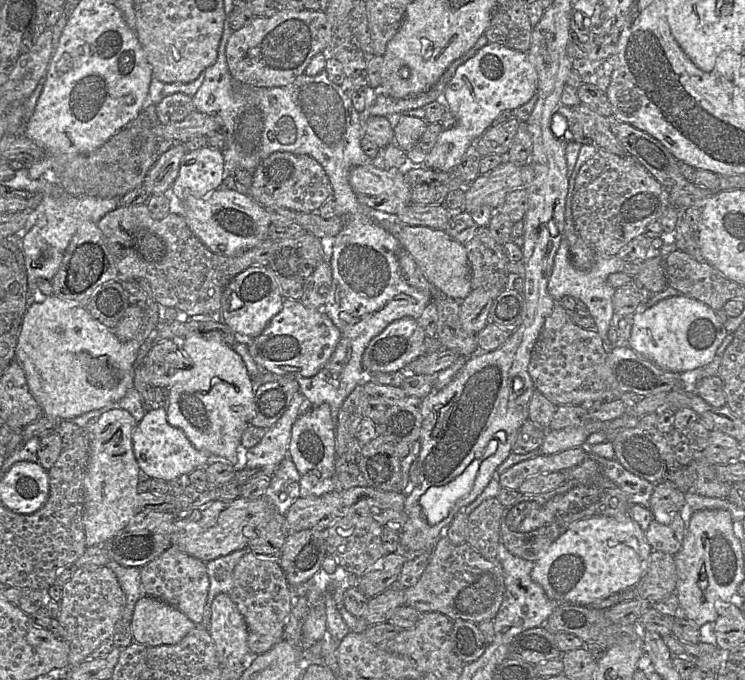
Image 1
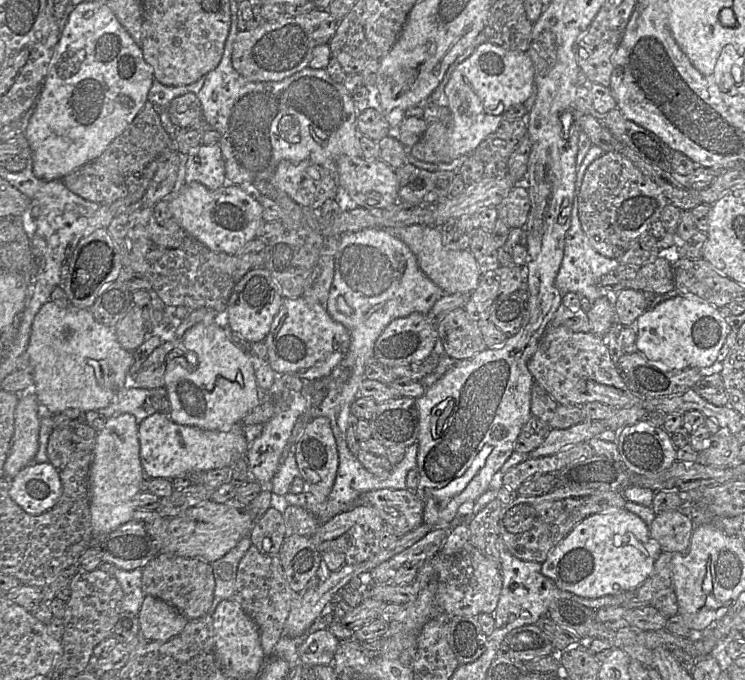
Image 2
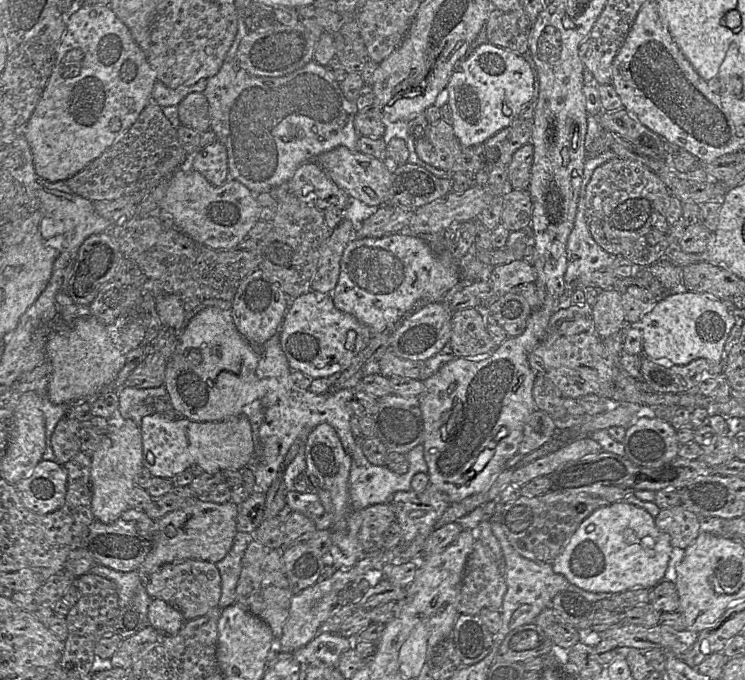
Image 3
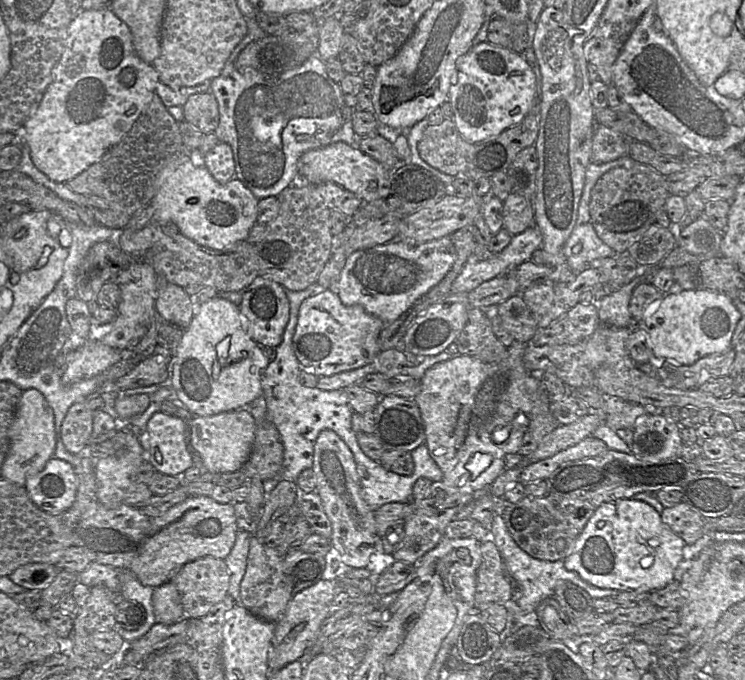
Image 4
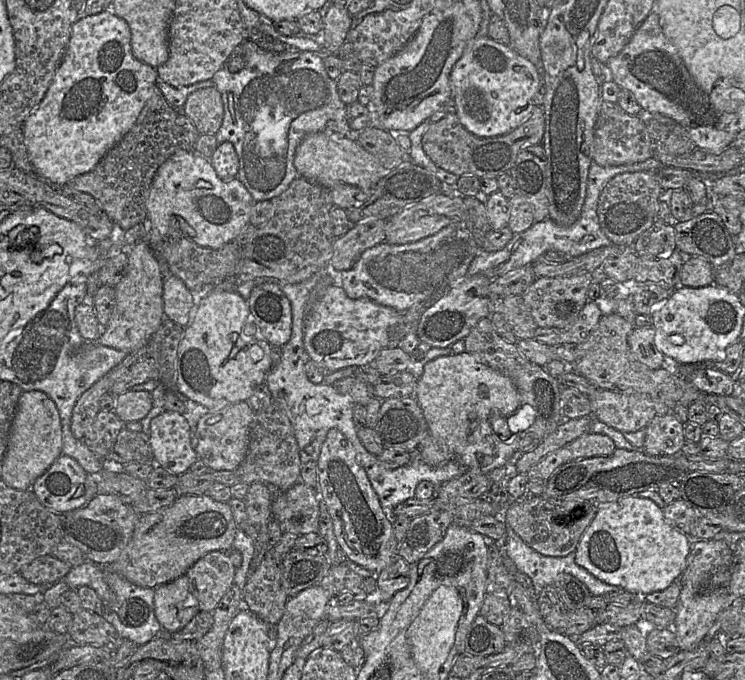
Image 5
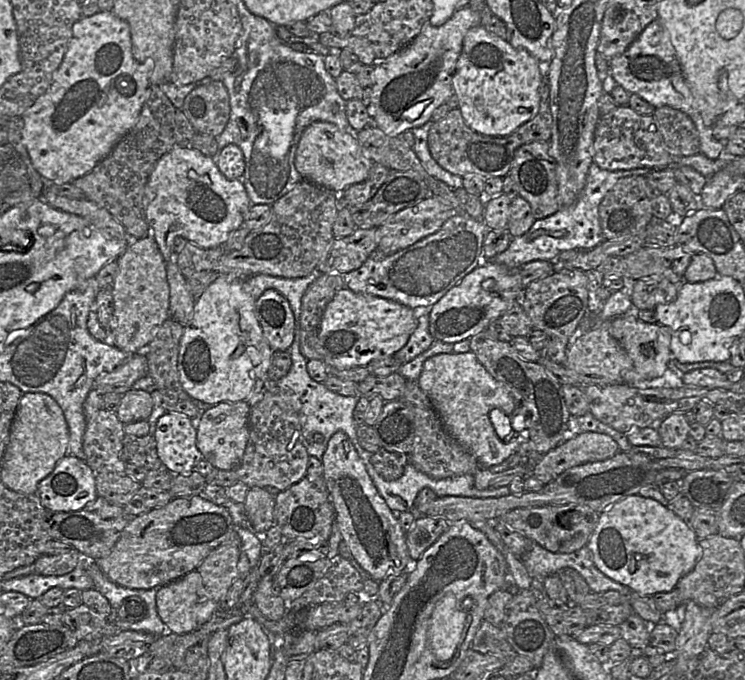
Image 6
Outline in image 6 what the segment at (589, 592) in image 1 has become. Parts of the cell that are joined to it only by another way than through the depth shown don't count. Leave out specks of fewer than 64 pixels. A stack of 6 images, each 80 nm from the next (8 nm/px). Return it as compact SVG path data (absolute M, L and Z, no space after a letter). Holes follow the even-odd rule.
M639 494L626 496L600 513L596 527L587 543L595 566L610 579L627 586L640 595L670 592L678 581L693 570L702 556L702 548L691 525L668 506Z

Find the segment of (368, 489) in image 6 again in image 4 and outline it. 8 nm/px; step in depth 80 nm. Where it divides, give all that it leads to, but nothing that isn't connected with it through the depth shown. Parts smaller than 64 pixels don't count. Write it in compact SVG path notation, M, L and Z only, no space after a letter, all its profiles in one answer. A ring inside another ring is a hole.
M323 430L317 437L312 469L316 478L315 490L332 525L331 546L339 552L344 566L367 568L373 553L384 553L382 538L377 533L374 510L361 496L360 477L353 453L333 430Z

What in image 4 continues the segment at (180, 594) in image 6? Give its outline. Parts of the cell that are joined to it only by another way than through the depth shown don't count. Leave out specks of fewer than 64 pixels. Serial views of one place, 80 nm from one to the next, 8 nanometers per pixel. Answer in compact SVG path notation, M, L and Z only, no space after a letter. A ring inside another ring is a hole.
M171 581L154 588L153 605L158 623L172 625L186 618L180 593Z

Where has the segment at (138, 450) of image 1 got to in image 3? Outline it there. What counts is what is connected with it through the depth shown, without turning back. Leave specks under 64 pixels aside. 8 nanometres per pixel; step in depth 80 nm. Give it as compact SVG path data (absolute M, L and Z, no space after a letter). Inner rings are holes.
M155 412L142 419L140 429L143 467L154 477L173 478L193 465L198 465L207 473L215 473L241 471L255 463L257 440L253 436L250 420L244 413L221 421L198 422L185 417L170 418Z

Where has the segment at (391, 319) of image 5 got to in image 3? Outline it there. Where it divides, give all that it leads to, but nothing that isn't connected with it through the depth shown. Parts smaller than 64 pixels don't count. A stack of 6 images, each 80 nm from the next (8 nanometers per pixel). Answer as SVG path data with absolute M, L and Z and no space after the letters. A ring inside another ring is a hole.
M313 291L293 299L280 325L280 346L292 370L324 378L346 370L372 338L369 328L351 314L338 310L331 295Z

